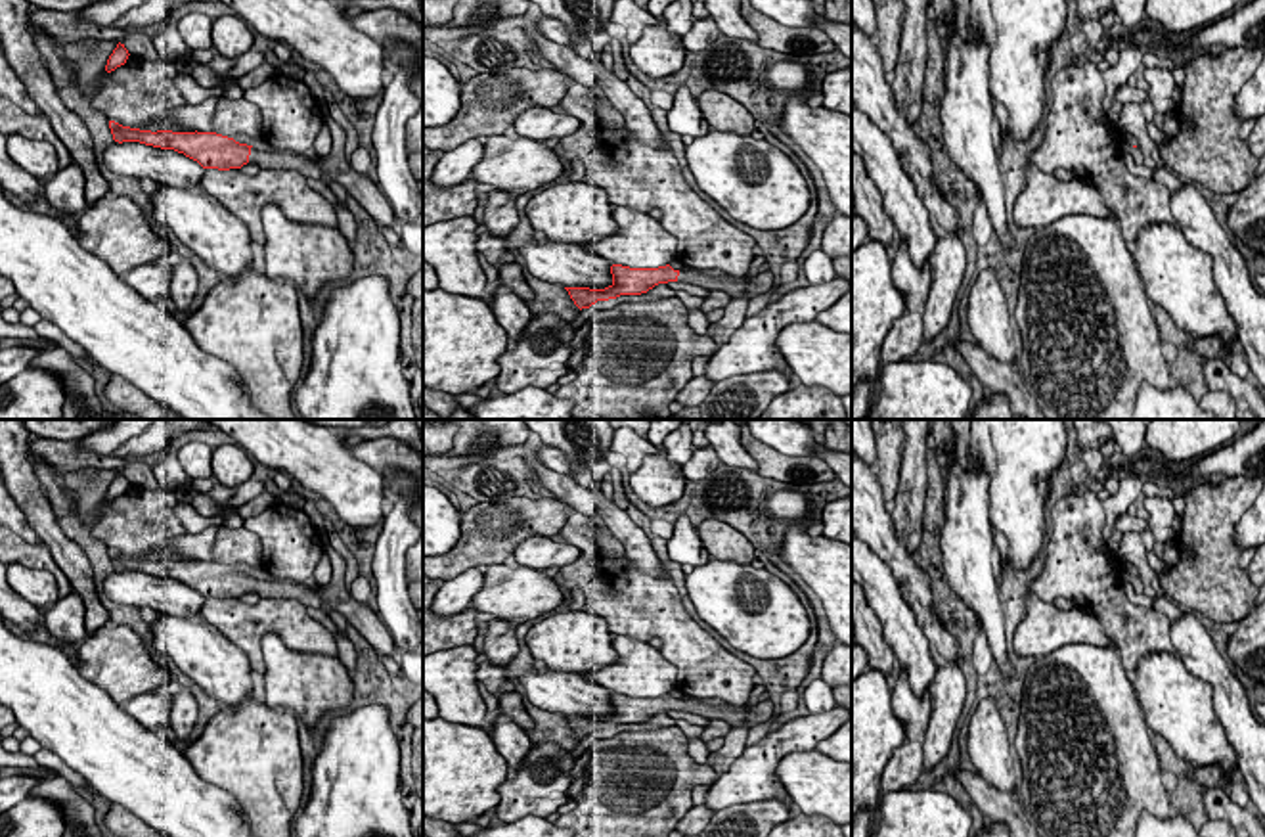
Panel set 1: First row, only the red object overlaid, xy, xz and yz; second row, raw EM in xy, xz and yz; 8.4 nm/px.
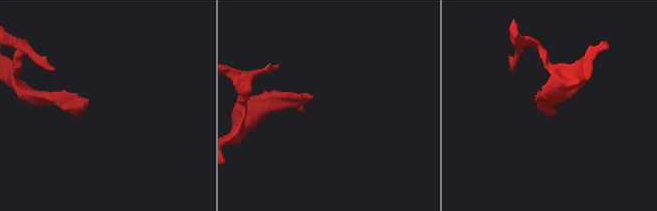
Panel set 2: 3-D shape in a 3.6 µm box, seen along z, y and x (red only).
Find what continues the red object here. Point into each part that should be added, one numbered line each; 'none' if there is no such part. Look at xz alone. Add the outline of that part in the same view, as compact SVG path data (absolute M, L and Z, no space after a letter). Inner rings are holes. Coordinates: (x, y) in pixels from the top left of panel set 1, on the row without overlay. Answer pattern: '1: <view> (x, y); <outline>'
1: xz (714, 709); M685 697L679 699L677 711L693 713L699 716L704 716L708 720L723 720L731 728L737 726L758 726L773 718L775 705L766 699L756 703L754 707L731 707L723 703L721 699L697 699L697 697Z

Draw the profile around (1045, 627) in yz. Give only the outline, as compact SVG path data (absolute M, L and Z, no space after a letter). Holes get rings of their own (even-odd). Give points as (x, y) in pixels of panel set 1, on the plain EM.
M1035 594L1028 596L1026 617L1014 632L1014 653L1037 659L1068 644L1106 647L1110 638L1102 624L1085 611L1077 607L1064 611Z

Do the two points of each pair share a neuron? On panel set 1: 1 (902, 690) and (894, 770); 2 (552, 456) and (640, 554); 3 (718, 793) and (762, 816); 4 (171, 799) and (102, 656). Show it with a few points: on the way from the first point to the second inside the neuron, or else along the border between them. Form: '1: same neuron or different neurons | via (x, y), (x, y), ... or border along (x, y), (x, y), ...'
1: same neuron | via (909, 709), (913, 713), (911, 751)
2: different neurons | border along (534, 452), (546, 466), (569, 475)
3: different neurons | border along (732, 805), (714, 813)
4: different neurons | border along (85, 678), (100, 686), (121, 707)

